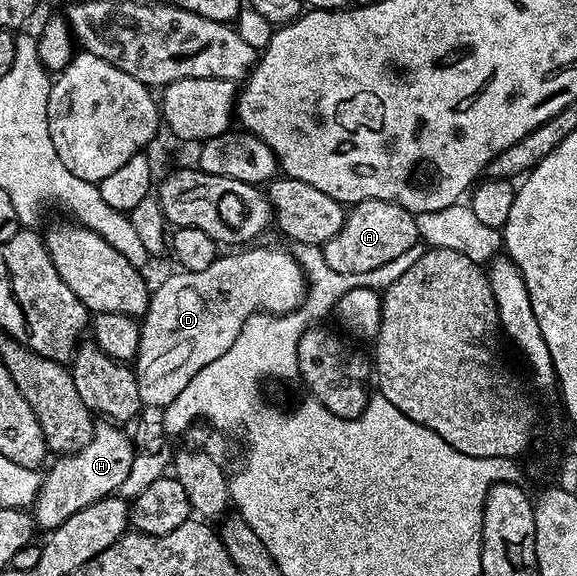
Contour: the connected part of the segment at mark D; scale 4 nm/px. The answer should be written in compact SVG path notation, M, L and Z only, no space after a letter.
M245 247L240 251L229 251L226 255L218 255L215 263L211 263L211 267L207 267L203 271L191 271L186 273L184 271L176 271L161 286L152 290L149 298L149 310L145 312L143 320L140 322L141 338L139 339L139 347L137 348L137 355L135 358L135 372L137 375L137 382L139 383L139 399L142 406L149 405L157 411L164 410L166 405L169 405L175 399L175 395L179 395L179 391L183 391L183 387L187 387L187 383L191 383L191 379L195 379L195 375L199 371L203 371L203 367L207 367L207 363L214 362L219 355L223 355L223 351L227 351L227 347L231 347L231 343L235 343L235 339L239 335L239 331L243 327L243 323L248 317L255 312L271 313L280 315L282 313L289 313L293 309L300 307L301 302L305 298L306 280L305 273L301 269L299 263L293 258L292 252L281 249L251 249L255 247Z

